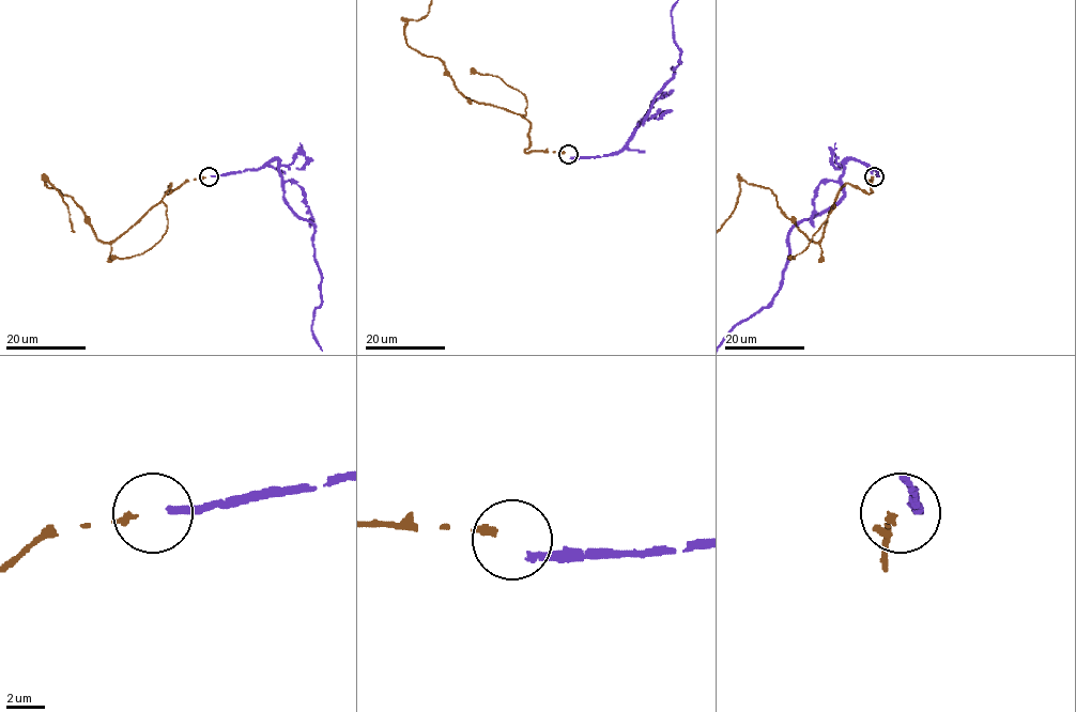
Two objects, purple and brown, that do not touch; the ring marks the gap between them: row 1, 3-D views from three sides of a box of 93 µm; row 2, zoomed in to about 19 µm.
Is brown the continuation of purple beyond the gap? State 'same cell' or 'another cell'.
another cell

